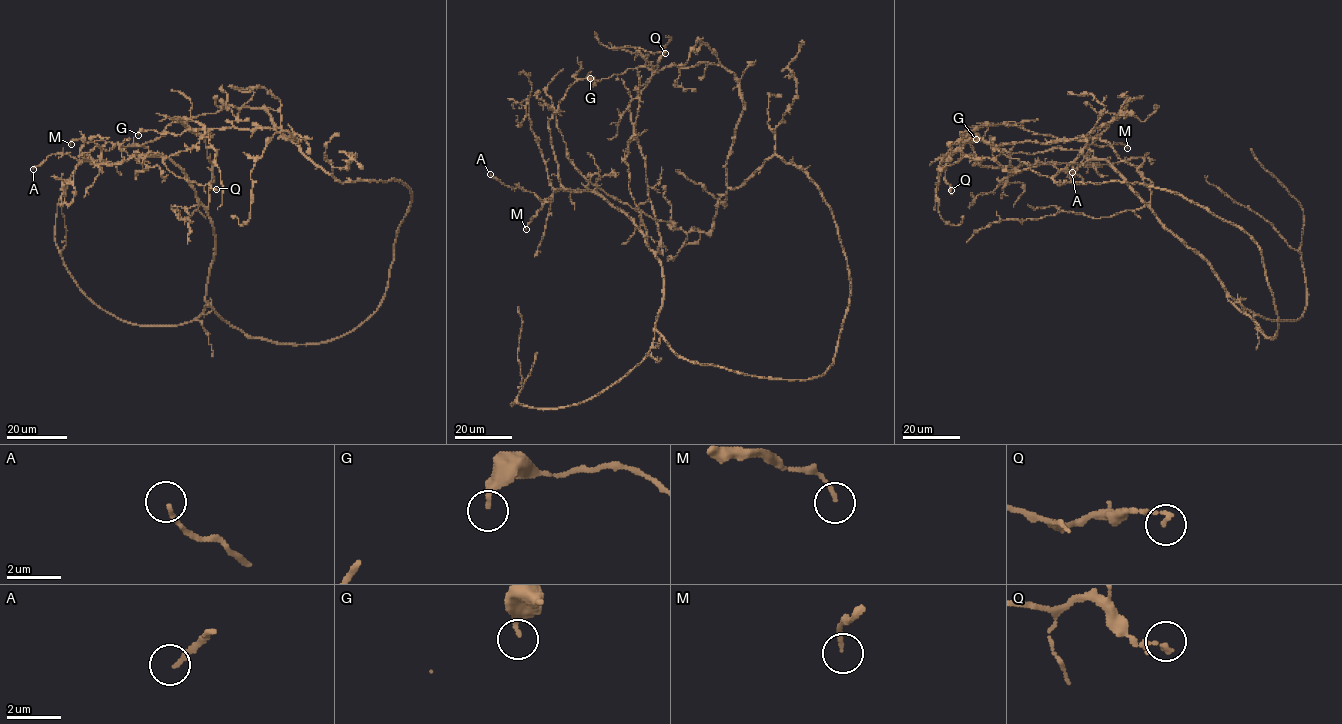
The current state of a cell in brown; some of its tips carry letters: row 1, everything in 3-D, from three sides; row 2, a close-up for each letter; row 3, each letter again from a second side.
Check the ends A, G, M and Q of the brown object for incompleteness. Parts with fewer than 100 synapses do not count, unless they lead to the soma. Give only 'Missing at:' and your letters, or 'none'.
Missing at: none

